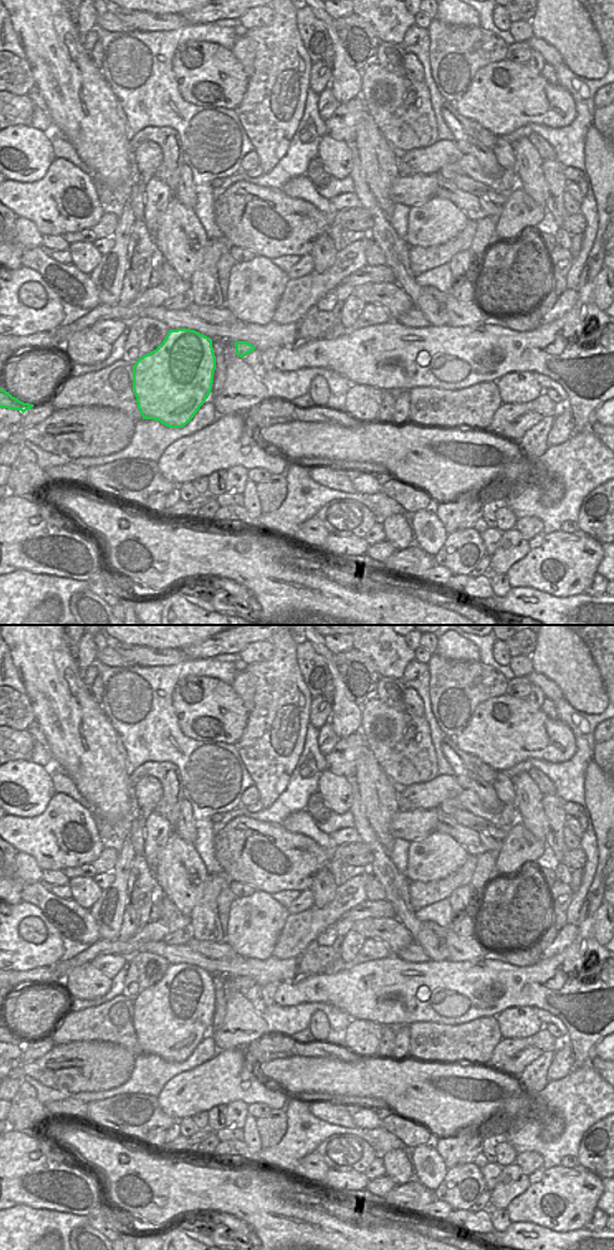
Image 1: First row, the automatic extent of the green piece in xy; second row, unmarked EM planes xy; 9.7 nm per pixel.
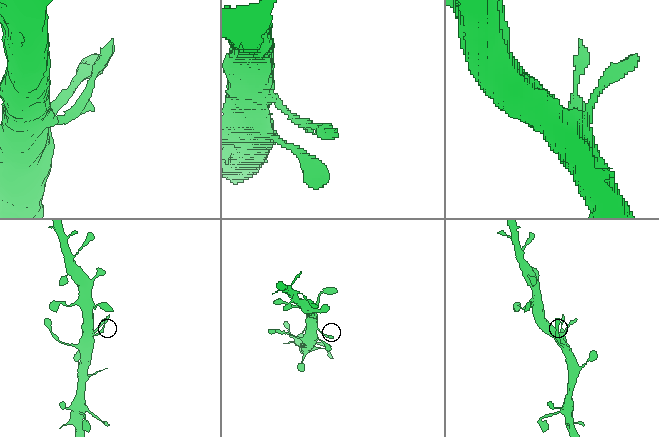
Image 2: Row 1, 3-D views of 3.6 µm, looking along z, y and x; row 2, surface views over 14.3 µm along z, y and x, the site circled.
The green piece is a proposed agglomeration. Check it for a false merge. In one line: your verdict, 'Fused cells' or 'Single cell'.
Single cell

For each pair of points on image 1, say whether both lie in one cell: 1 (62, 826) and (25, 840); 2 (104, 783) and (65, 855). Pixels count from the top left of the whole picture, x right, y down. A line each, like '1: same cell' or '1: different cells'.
1: same cell
2: different cells

